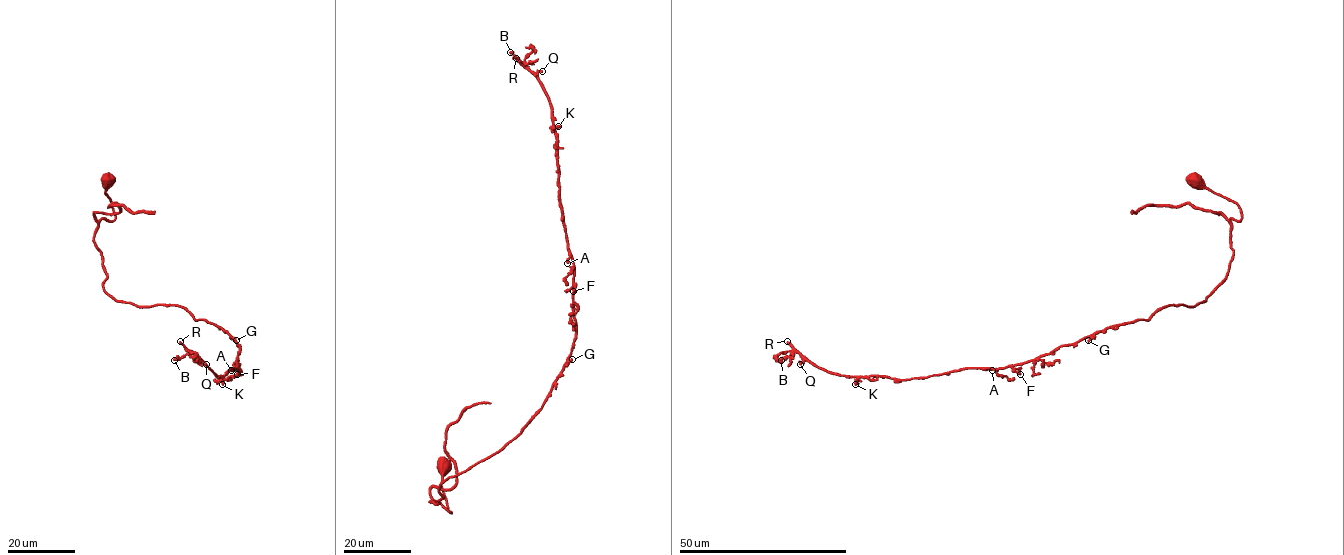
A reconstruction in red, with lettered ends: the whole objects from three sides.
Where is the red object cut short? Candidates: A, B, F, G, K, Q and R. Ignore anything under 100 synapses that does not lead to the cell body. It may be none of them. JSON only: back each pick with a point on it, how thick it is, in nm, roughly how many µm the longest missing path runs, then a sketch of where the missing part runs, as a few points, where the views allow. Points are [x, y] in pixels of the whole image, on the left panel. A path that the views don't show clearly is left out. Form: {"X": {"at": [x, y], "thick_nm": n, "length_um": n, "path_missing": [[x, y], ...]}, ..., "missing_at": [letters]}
{"R": {"at": [180, 341], "thick_nm": 300, "length_um": 120, "path_missing": [[180, 341], [142, 220], [151, 186], [126, 116], [130, 98], [90, 87]]}, "missing_at": ["R"]}

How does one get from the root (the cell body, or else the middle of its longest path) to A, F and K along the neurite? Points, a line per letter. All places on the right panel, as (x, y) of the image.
A: (1193, 179), (1241, 212), (1230, 219), (1228, 272), (1206, 300), (1166, 305), (992, 370)
F: (1193, 179), (1240, 209), (1226, 278), (1201, 303), (1060, 345), (1014, 365), (1020, 374)
K: (1193, 179), (1241, 212), (1230, 219), (1228, 272), (1206, 300), (1164, 306), (1022, 363), (855, 384)

